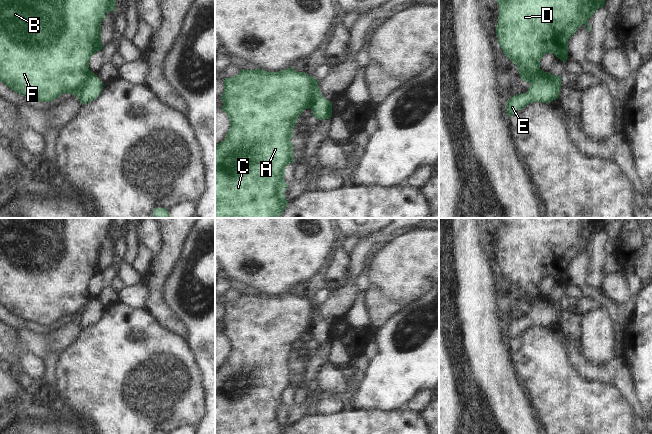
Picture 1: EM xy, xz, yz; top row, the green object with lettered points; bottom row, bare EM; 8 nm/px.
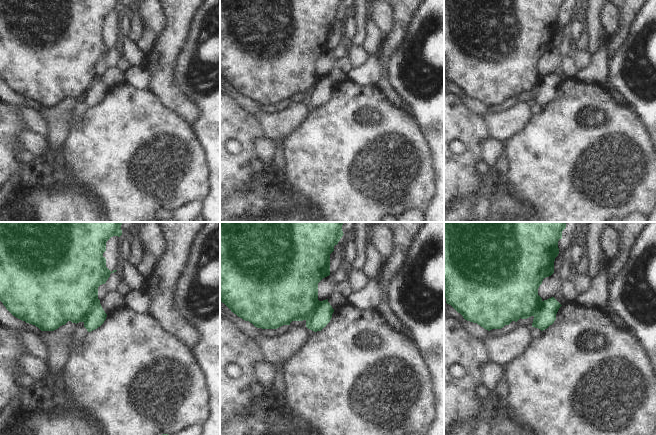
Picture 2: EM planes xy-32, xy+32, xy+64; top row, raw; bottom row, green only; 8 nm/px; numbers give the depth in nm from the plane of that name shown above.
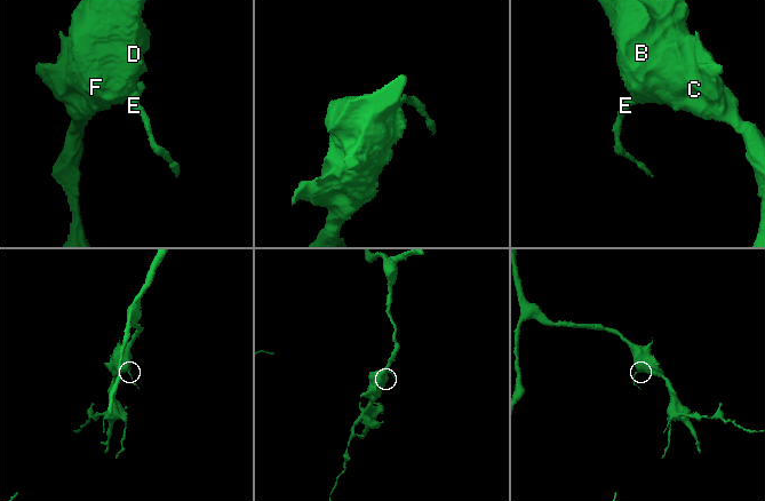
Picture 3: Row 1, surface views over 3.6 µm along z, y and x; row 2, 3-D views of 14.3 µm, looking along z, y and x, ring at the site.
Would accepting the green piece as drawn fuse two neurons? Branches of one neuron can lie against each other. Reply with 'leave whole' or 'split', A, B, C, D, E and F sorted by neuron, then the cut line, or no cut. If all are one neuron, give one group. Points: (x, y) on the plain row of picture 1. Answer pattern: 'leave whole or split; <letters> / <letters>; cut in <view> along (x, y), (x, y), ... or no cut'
split; A B C D F / E; cut in xy along (94, 298), (85, 306), (85, 310), (76, 320)

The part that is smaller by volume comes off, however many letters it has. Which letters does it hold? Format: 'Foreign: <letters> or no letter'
Foreign: E.

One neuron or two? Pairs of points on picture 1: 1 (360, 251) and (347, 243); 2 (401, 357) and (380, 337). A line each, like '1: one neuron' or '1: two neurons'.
1: two neurons
2: one neuron

